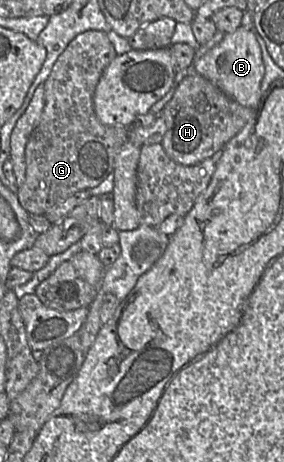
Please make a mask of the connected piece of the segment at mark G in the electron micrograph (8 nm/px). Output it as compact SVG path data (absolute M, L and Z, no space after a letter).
M90 30L77 35L54 63L44 83L45 105L41 119L25 149L25 181L16 193L19 203L30 215L45 215L74 193L98 186L113 172L115 156L128 140L129 128L100 122L95 114L93 95L103 71L116 56L108 35L102 31Z

